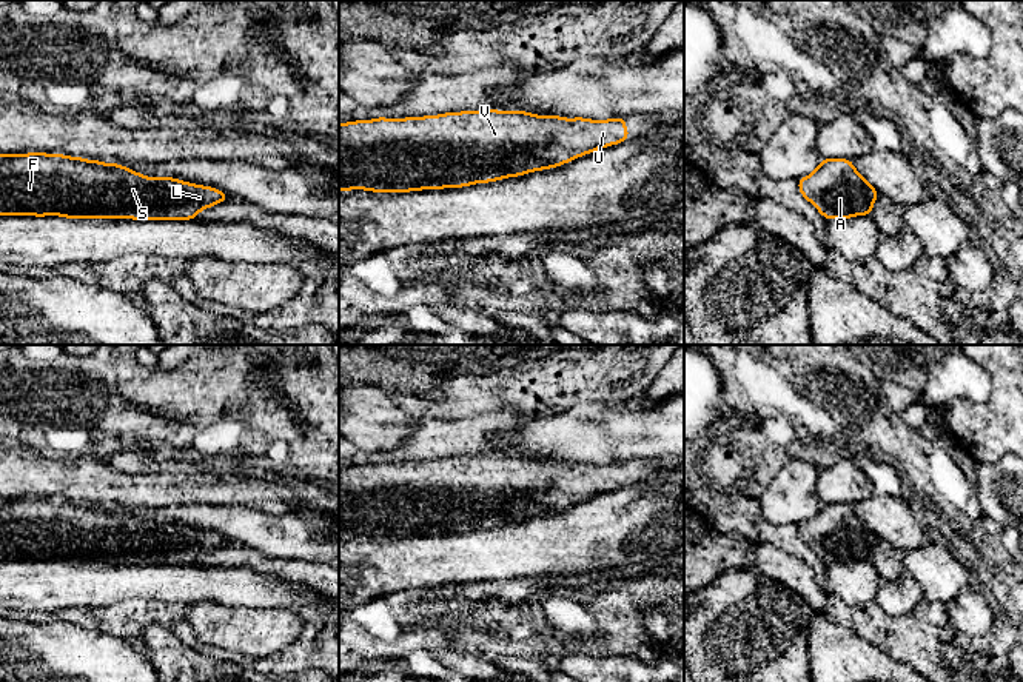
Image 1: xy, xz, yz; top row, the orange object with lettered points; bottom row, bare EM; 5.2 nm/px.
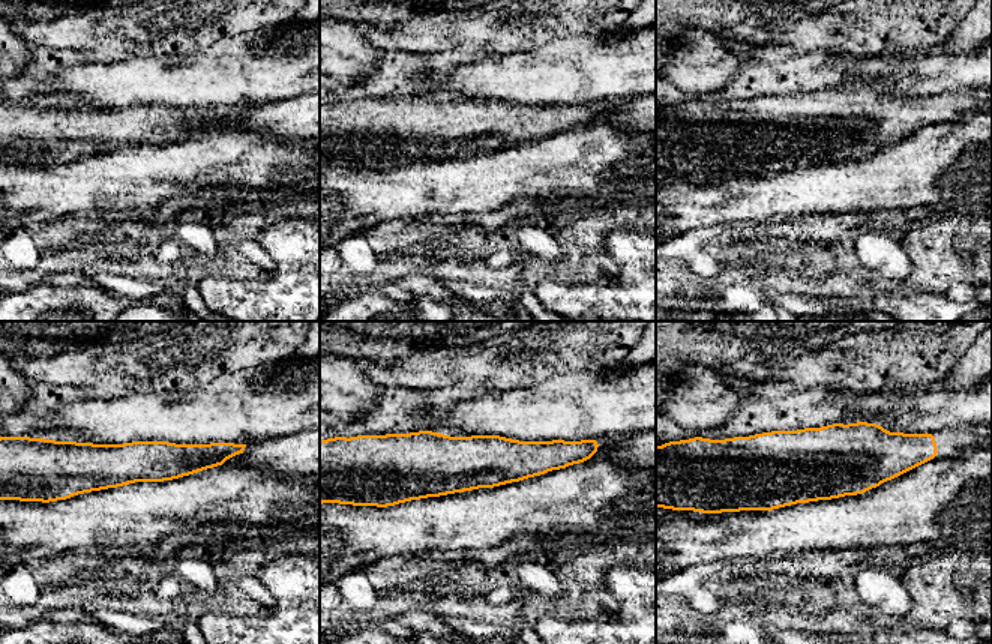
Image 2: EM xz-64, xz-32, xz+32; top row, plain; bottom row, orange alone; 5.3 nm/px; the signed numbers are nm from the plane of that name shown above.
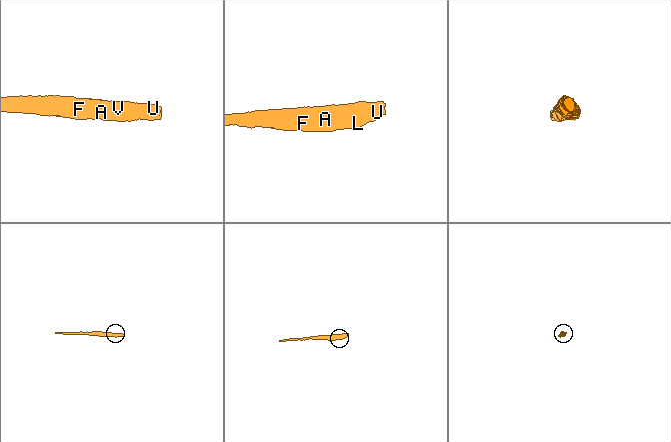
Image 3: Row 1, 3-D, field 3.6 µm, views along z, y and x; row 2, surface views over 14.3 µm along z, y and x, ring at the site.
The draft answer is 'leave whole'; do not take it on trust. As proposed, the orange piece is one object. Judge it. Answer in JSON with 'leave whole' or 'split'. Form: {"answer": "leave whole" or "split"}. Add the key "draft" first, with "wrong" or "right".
{"draft": "right", "answer": "leave whole"}

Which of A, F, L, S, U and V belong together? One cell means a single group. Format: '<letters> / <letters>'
A F L S U V

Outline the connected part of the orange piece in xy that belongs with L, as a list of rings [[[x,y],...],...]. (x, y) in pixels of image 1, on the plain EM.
[[[46,497],[0,499],[0,560],[193,565],[200,556],[226,545],[226,539],[213,531],[146,522],[119,508]]]

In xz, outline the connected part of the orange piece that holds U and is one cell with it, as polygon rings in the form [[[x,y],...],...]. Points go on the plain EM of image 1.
[[[461,456],[438,460],[339,468],[339,536],[410,537],[464,533],[558,513],[629,485],[624,462],[536,460],[527,456]]]

